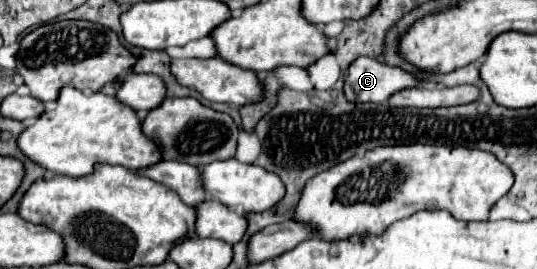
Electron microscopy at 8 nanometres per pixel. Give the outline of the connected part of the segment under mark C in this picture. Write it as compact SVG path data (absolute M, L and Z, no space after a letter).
M357 58L345 78L345 96L353 102L387 102L395 92L423 86L411 72L375 58Z

